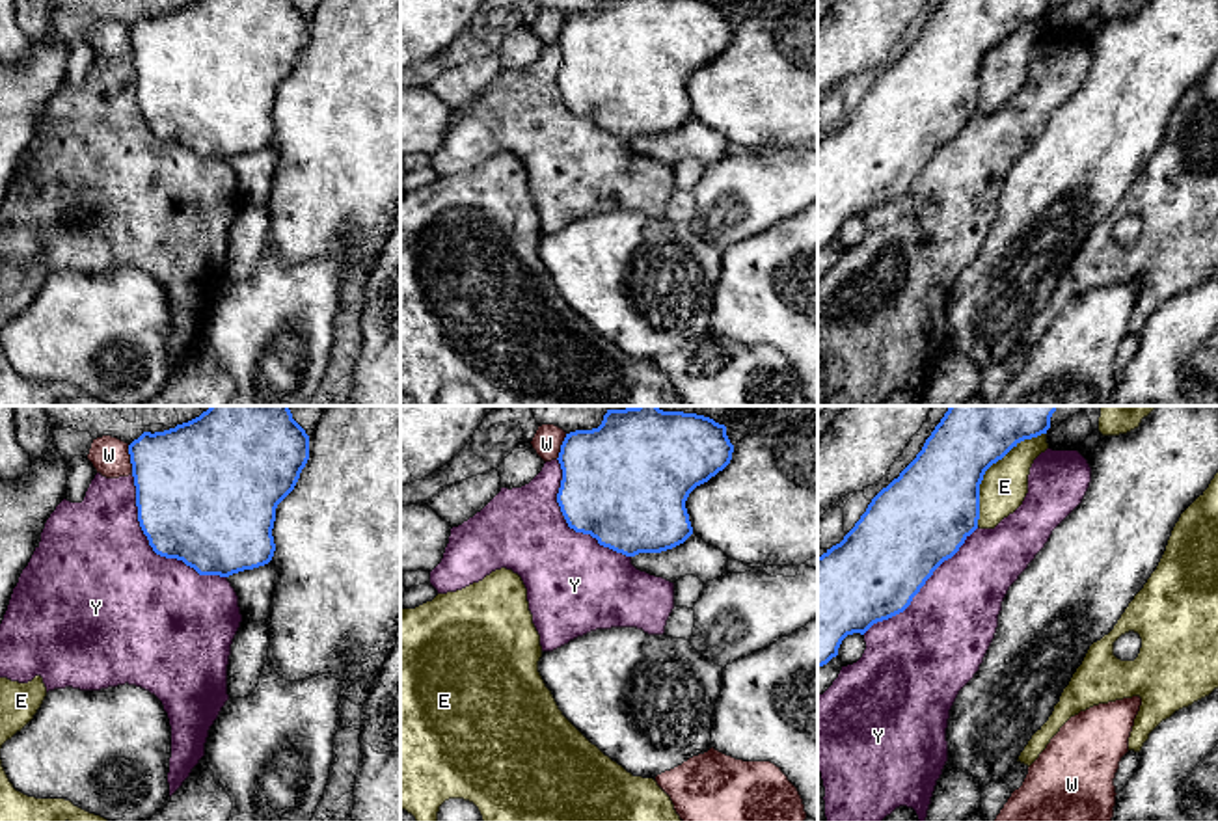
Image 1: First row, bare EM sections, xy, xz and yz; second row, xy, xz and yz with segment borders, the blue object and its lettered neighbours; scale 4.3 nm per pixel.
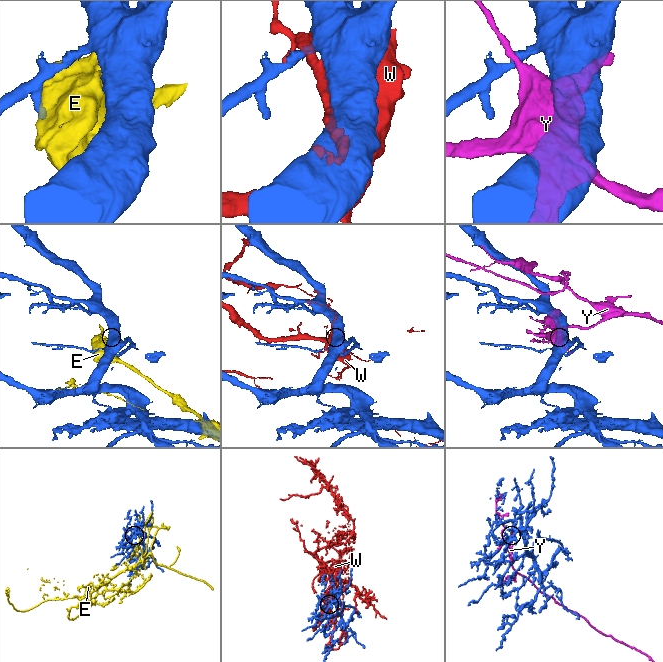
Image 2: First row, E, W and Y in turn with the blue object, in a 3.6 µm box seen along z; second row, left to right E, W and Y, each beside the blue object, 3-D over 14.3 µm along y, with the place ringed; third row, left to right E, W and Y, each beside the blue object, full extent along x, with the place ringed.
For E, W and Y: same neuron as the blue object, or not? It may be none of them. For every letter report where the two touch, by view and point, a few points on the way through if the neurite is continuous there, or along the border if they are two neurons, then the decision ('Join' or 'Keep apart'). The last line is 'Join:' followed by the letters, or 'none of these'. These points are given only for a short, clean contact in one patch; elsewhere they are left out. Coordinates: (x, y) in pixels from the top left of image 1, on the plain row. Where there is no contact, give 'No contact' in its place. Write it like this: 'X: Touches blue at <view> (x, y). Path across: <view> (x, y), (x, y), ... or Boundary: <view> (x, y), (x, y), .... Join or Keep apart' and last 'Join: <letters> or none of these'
E: Touches blue at yz (987, 51). Keep apart
W: Touches blue at xy (131, 43). Keep apart
Y: Touches blue at xy (153, 133). Keep apart
Join: none of these

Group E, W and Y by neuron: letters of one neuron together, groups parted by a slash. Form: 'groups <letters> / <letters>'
groups E / W / Y

